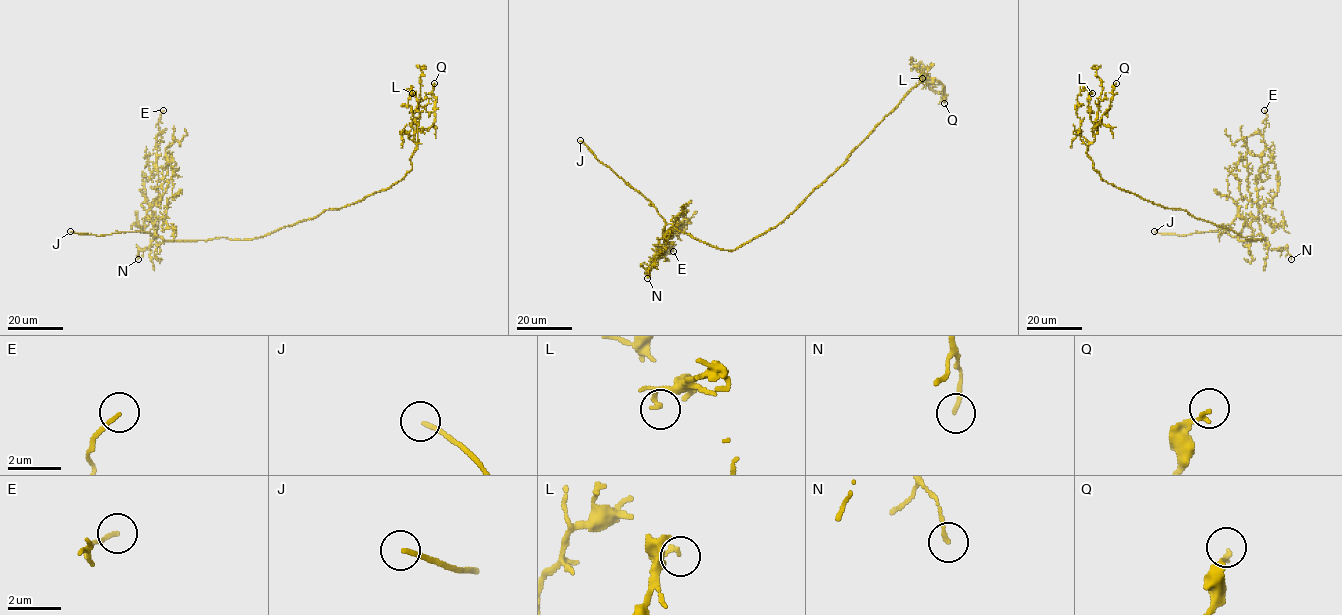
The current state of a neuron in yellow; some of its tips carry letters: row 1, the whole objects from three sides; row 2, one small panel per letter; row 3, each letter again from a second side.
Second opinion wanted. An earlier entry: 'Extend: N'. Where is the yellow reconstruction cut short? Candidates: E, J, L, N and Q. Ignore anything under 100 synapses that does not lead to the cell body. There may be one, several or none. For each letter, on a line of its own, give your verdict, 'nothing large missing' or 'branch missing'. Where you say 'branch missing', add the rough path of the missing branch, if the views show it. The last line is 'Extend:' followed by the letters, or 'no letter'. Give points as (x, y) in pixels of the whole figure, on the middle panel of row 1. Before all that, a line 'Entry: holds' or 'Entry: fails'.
Entry: fails
E: nothing large missing
J: branch missing; course (580, 140), (567, 139), (524, 187), (516, 187)
L: nothing large missing
N: nothing large missing
Q: nothing large missing
Extend: J

